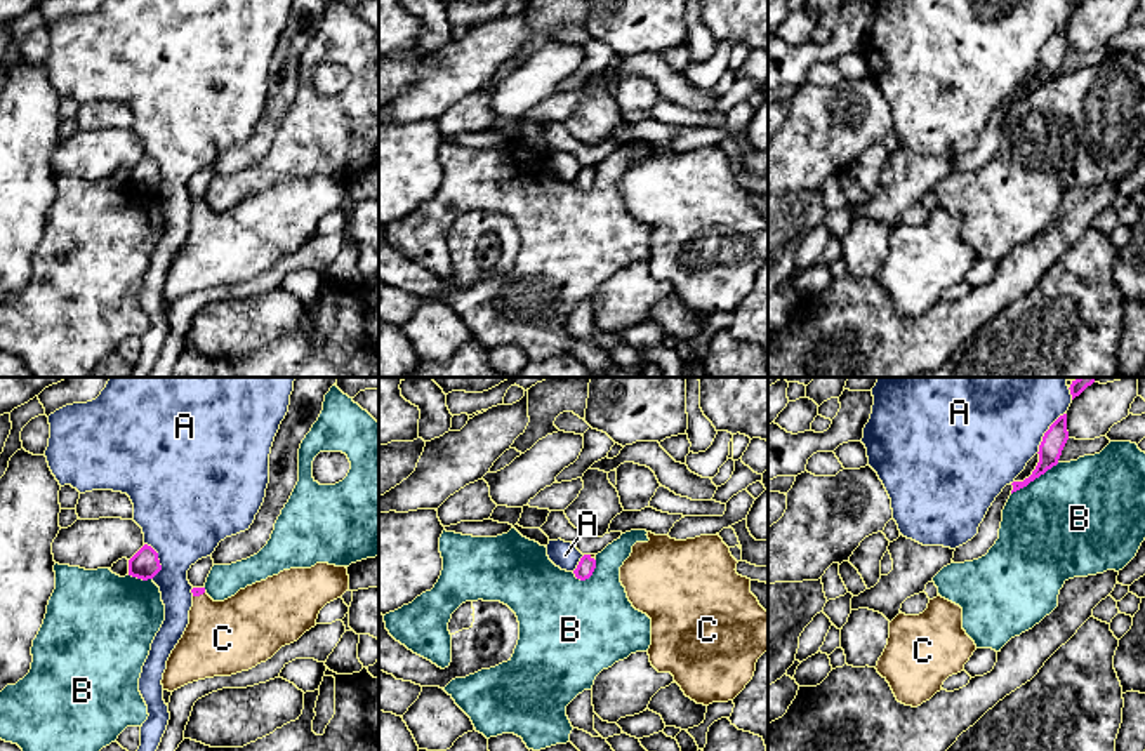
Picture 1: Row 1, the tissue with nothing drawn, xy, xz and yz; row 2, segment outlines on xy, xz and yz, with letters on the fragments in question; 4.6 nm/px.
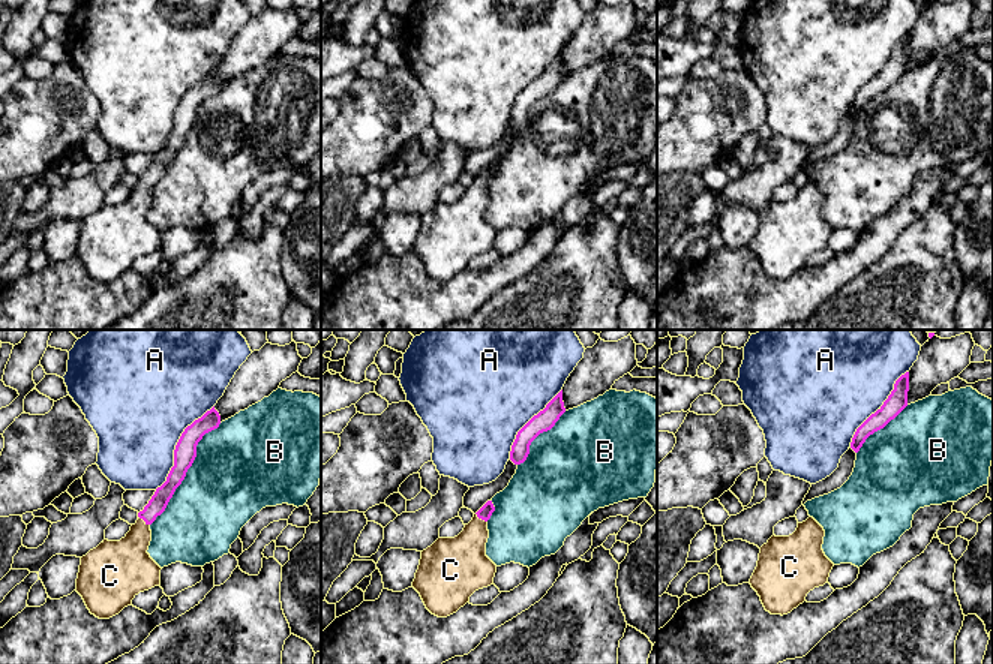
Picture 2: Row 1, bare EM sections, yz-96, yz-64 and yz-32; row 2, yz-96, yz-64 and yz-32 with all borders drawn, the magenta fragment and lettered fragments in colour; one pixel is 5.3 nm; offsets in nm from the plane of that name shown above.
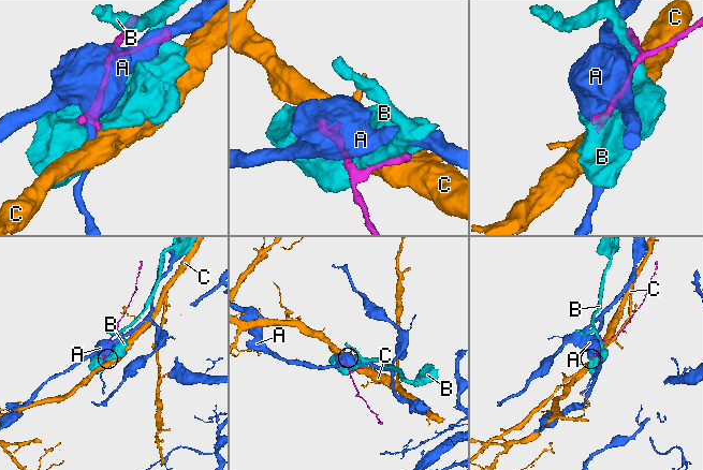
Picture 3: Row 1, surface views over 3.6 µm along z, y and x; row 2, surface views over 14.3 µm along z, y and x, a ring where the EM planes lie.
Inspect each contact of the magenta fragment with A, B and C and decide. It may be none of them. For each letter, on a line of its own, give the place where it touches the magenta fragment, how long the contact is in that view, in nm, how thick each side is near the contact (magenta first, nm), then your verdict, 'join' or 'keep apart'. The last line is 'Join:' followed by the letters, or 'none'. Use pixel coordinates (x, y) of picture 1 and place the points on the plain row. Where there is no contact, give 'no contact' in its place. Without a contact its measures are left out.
A: meets magenta in yz at (1046, 42); contact 240 nm long; 110 nm thick on the magenta side, 420 nm on the other; keep apart
B: meets magenta in yz at (1034, 89); contact 260 nm long; 110 nm thick on the magenta side, 500 nm on the other; keep apart
C: meets magenta in xy at (198, 206); contact 70 nm long; 50 nm thick on the magenta side, 340 nm on the other; join
Join: C

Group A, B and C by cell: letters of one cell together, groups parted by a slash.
A / B / C

